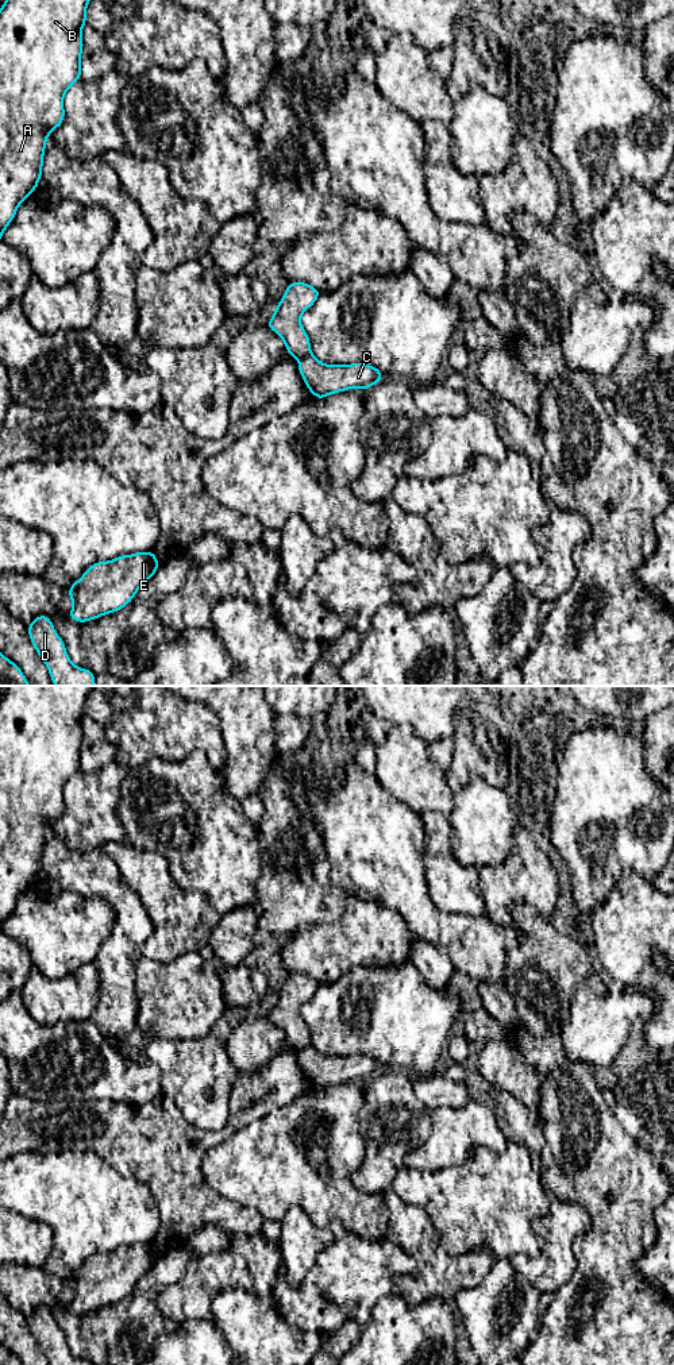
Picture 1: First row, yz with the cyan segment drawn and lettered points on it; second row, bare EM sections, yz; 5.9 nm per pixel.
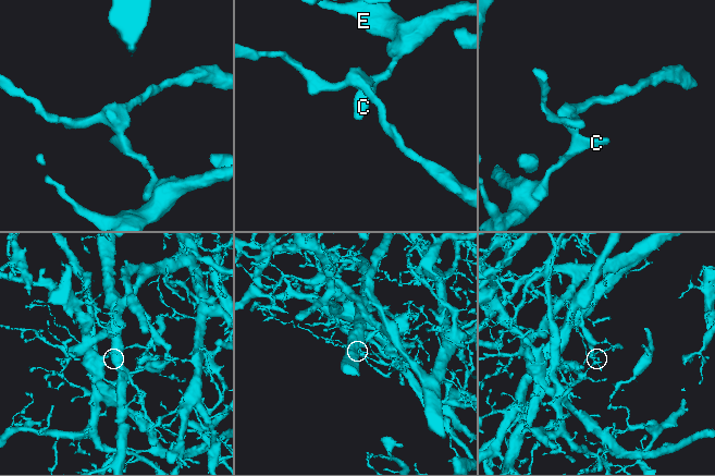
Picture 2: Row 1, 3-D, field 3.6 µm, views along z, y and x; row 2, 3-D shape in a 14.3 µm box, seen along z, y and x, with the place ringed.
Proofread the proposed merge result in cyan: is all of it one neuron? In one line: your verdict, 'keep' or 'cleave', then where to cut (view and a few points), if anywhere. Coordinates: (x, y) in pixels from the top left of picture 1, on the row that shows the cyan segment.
cleave; cut yz (309, 353), (299, 359)

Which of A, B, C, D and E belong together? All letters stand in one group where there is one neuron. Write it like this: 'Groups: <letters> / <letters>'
Groups: A B D / C E

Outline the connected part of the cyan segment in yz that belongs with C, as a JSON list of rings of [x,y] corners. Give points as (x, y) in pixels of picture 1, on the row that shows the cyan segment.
[[[313,354],[299,359],[308,390],[319,400],[353,387],[366,390],[381,382],[382,371],[363,363],[324,365]]]

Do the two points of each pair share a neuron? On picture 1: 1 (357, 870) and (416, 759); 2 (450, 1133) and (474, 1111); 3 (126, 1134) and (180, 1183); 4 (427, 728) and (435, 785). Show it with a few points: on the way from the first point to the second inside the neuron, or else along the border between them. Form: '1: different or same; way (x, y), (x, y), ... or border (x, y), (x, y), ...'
1: different; border (376, 777), (389, 793), (419, 813)
2: same; way (455, 1130), (469, 1117)
3: same; way (139, 1142), (166, 1169)
4: different; border (397, 729), (408, 729), (427, 743)

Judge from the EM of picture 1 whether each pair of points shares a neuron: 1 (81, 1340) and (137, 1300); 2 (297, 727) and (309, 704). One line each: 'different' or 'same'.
1: same
2: different

